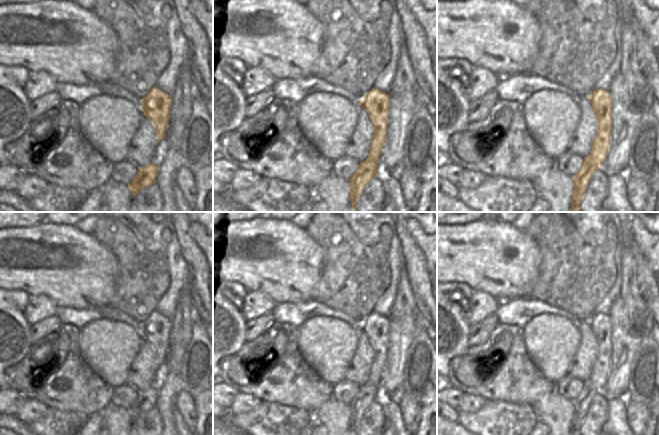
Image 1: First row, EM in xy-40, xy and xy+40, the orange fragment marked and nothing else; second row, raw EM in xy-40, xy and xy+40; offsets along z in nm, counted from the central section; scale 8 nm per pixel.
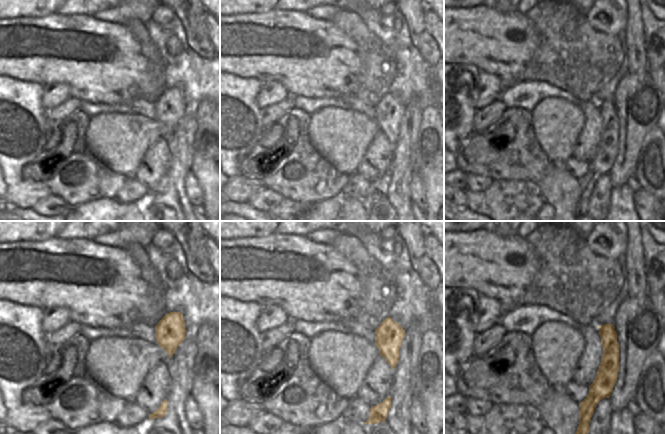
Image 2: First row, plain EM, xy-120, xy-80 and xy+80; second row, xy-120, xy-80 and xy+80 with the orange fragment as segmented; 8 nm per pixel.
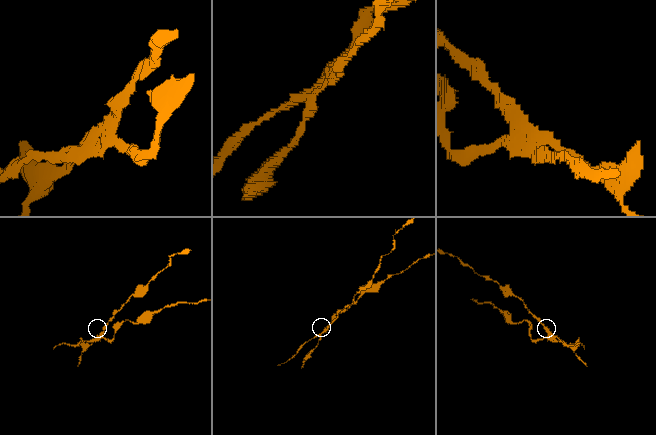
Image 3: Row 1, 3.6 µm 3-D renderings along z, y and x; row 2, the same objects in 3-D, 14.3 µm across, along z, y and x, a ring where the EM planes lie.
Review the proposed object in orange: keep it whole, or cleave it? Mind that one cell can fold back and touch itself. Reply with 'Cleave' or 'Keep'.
Cleave.

